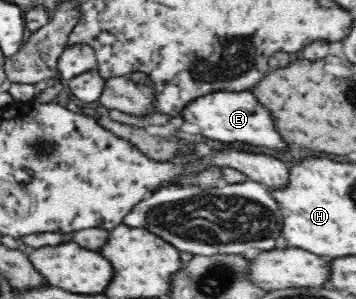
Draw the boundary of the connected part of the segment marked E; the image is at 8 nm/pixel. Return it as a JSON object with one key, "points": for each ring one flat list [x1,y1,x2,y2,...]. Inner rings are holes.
{"points":[[221,91,209,94,209,98,197,98,181,112,184,122,196,125,201,134,209,139,219,142,241,142,249,146,261,146,273,152,287,154,289,142,285,142,283,134,279,132,279,126,275,124,275,118,271,116,271,110,263,104,259,104,253,91,241,92]]}

